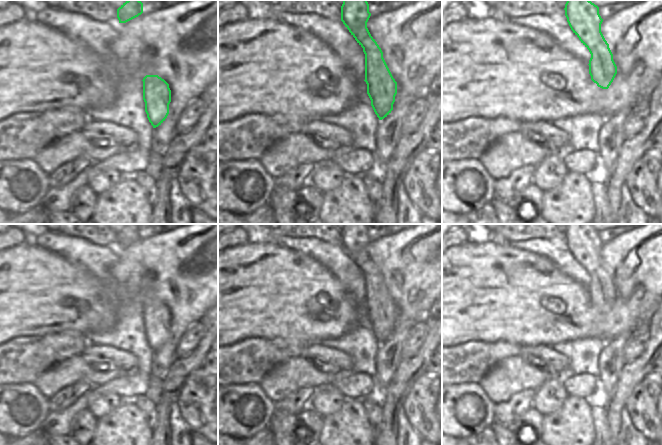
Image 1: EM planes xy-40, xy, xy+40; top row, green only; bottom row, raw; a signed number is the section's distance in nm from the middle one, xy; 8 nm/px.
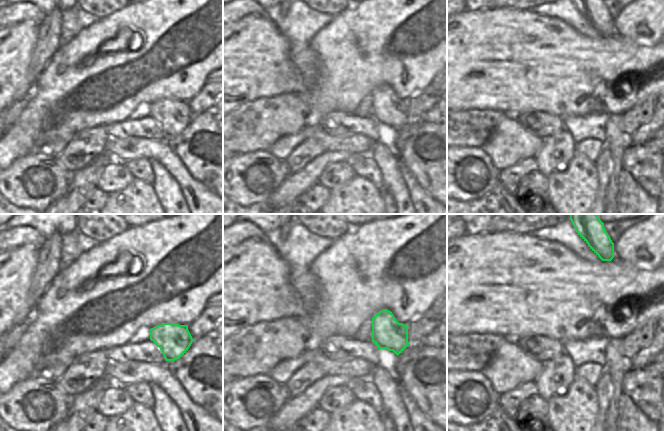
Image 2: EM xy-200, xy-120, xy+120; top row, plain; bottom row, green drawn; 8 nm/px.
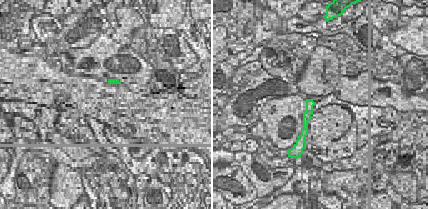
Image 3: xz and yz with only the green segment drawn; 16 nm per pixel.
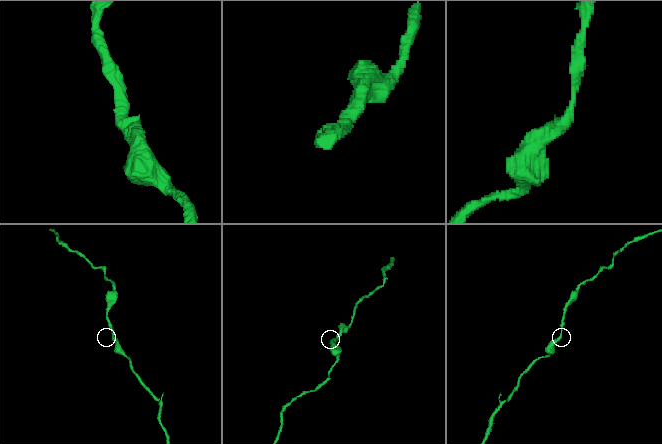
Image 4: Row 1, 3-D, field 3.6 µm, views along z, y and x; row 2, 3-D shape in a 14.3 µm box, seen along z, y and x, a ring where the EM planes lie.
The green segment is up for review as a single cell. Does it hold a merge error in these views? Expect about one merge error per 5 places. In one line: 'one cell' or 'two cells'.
one cell

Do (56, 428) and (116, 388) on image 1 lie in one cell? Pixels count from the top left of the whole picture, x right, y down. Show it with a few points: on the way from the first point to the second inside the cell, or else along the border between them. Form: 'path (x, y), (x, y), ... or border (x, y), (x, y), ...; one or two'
path (70, 413), (94, 392), (101, 389); one

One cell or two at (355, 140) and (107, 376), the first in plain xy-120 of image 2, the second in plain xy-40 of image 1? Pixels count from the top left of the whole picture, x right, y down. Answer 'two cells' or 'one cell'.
one cell

